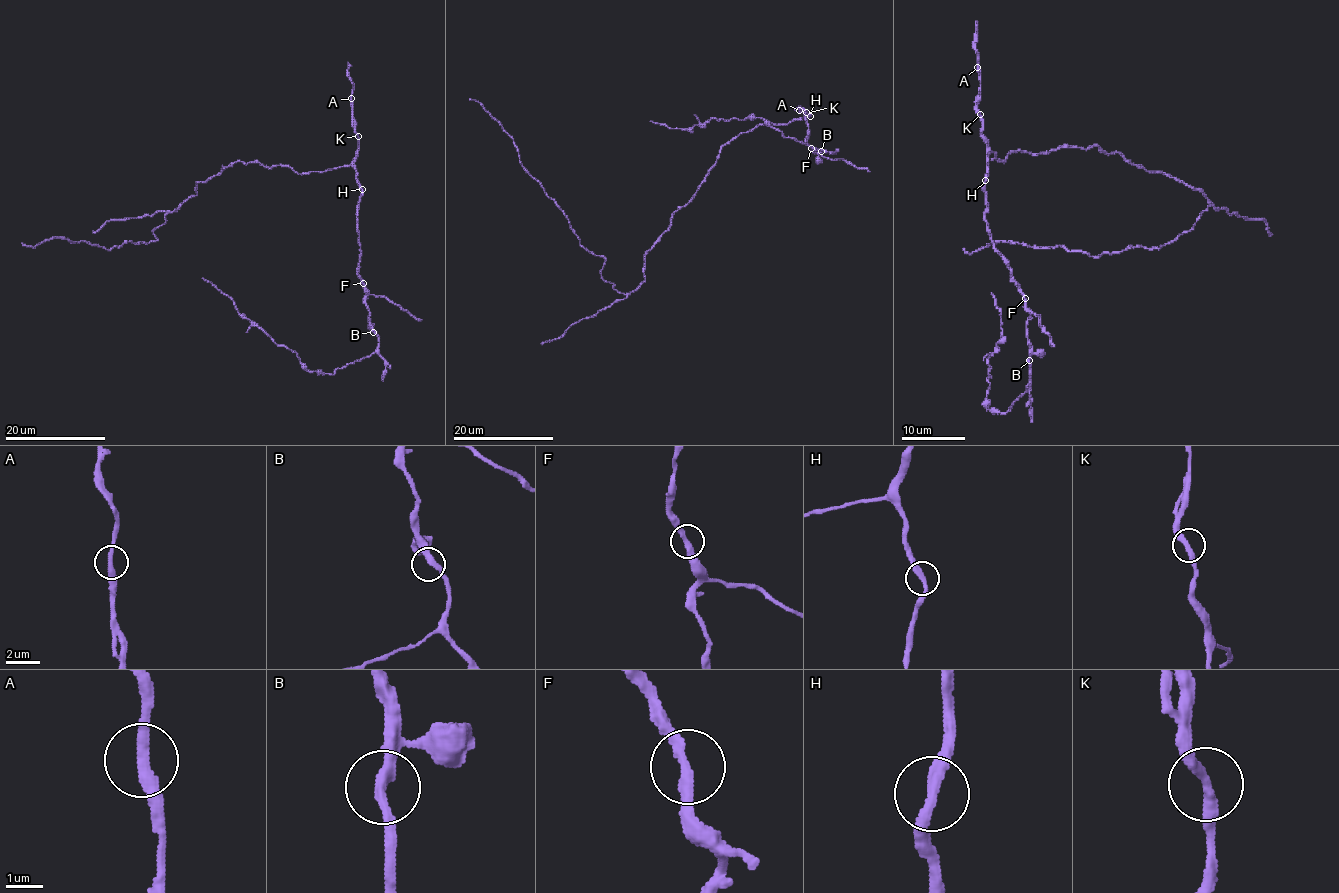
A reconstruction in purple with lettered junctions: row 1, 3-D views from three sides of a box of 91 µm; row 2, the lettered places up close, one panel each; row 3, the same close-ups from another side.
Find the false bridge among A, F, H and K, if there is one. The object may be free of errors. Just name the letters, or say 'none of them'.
none of them

